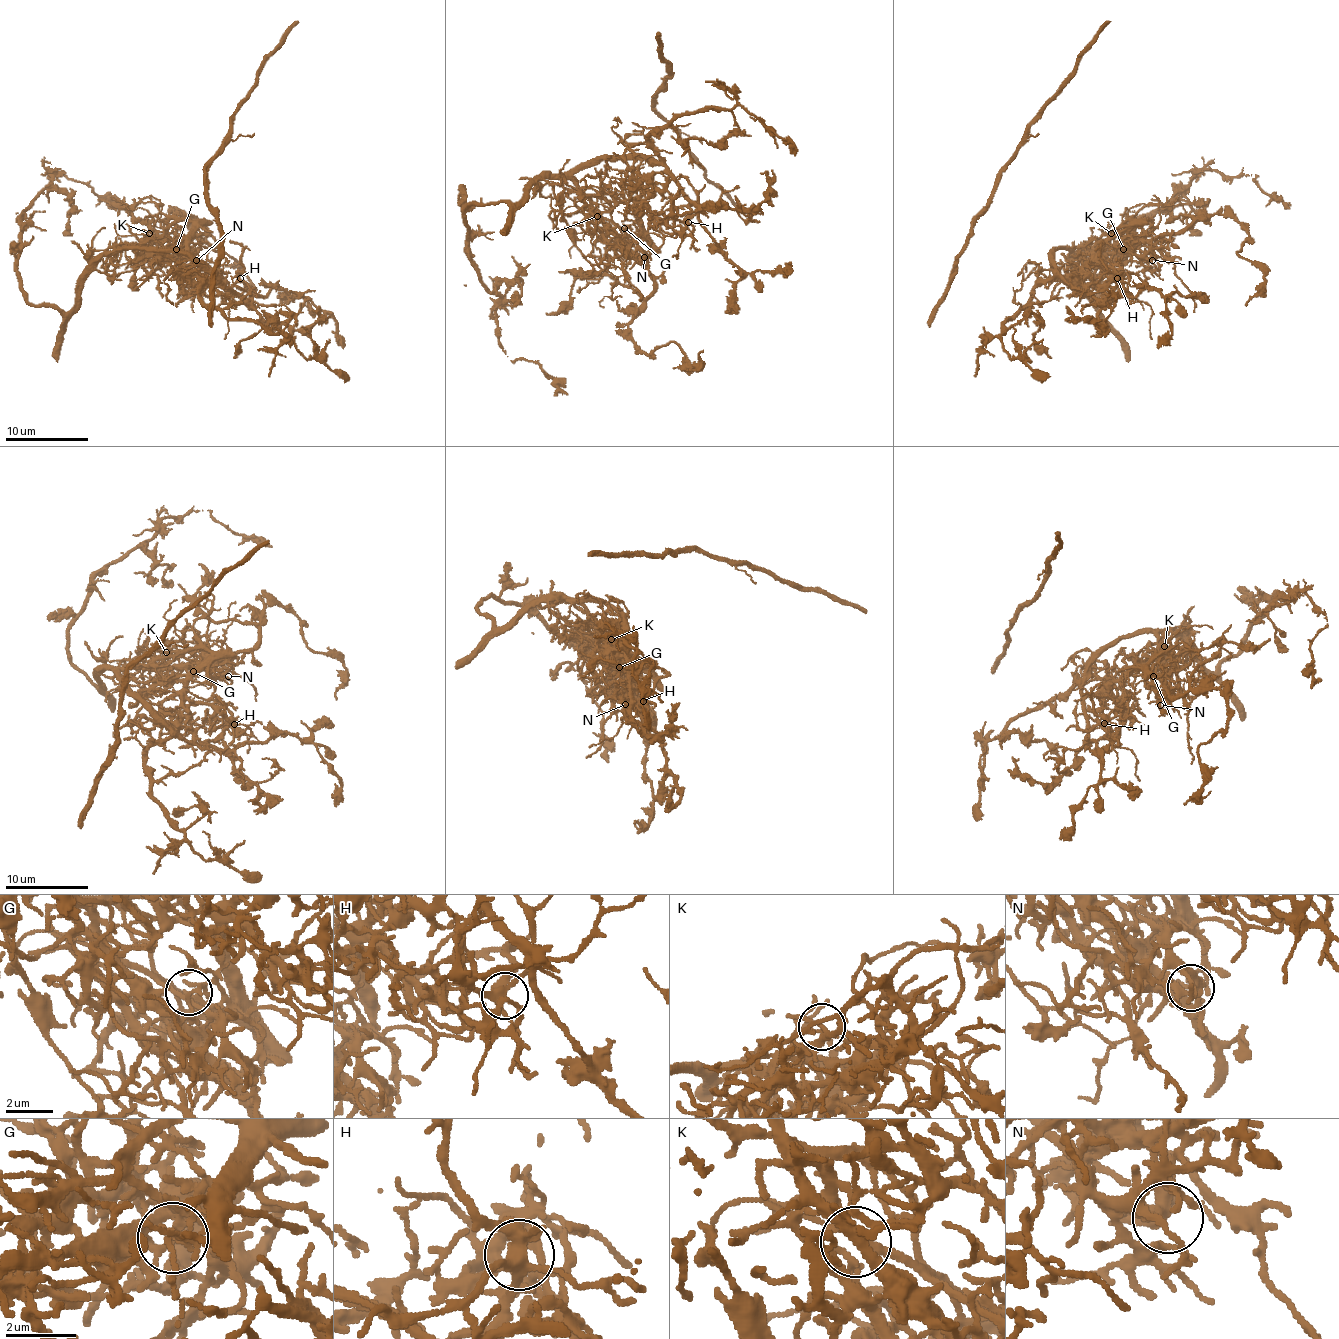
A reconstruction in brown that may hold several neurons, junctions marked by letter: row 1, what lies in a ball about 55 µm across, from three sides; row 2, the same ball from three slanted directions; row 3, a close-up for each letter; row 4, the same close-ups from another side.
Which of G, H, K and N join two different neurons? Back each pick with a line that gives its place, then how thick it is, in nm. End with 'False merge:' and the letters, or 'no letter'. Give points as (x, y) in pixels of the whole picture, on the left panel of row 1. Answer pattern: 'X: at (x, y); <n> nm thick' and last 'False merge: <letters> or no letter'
G: at (176, 249); 140 nm thick
False merge: G

